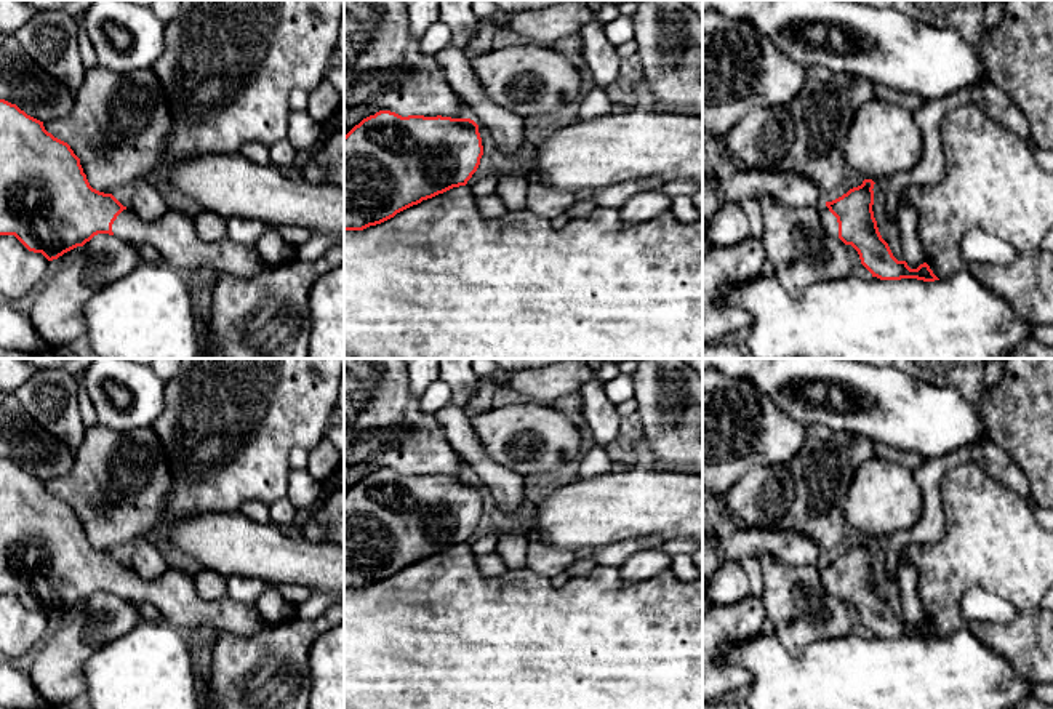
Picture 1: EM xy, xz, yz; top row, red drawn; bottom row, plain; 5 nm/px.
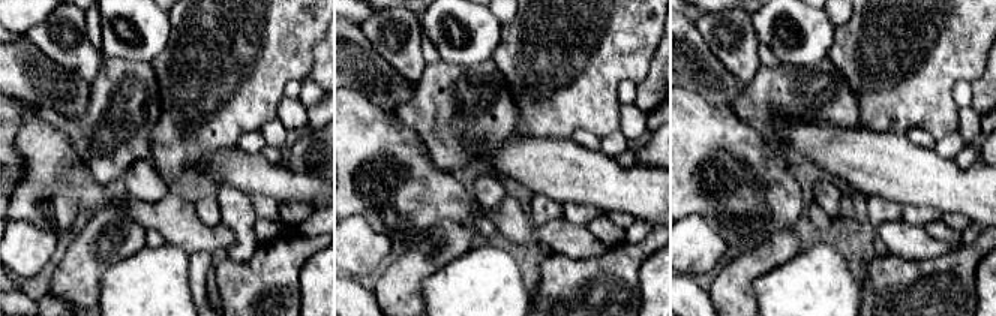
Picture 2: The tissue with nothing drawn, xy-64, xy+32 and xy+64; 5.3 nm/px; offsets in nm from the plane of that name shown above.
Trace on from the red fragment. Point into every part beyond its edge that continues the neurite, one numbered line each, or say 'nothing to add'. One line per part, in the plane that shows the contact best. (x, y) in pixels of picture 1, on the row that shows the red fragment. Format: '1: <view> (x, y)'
1: yz (829, 221)

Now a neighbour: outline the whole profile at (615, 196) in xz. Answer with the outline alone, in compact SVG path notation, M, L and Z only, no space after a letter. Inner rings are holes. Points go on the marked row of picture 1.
M661 176L634 178L605 189L595 189L594 200L597 206L619 210L631 195L647 189L661 189L663 186L664 179Z

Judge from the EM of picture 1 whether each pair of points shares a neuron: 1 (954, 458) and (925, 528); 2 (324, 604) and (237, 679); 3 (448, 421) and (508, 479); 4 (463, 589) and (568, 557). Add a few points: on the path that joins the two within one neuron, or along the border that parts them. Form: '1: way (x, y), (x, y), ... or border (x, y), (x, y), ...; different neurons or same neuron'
1: way (935, 472), (930, 477), (930, 509); same neuron
2: border (327, 608), (316, 618), (296, 618); different neurons
3: way (461, 437), (492, 472); same neuron
4: border (527, 567), (549, 580); different neurons

